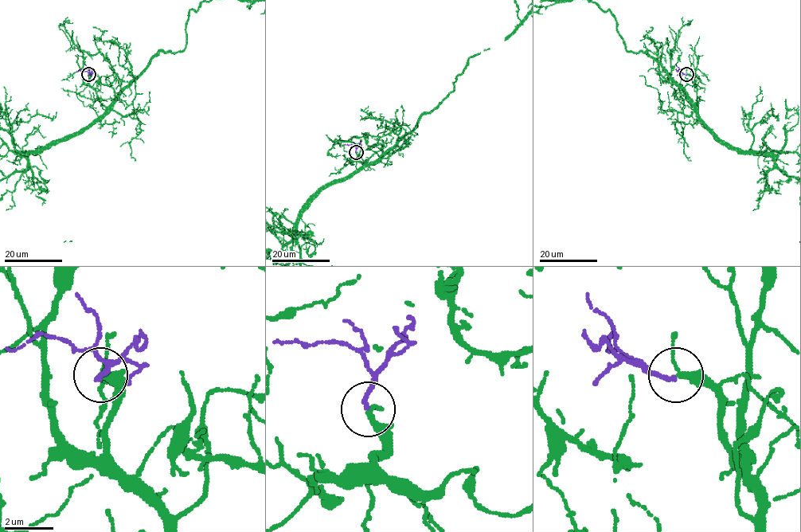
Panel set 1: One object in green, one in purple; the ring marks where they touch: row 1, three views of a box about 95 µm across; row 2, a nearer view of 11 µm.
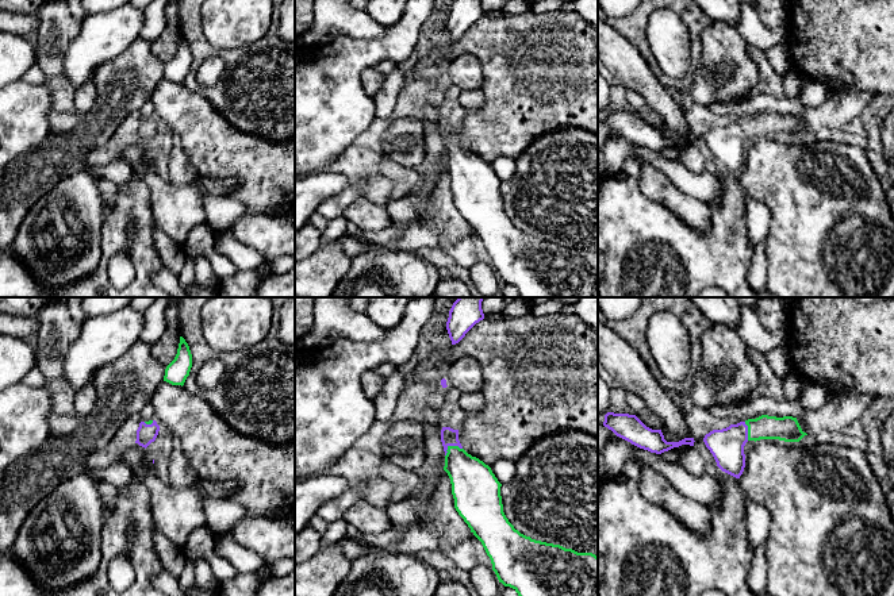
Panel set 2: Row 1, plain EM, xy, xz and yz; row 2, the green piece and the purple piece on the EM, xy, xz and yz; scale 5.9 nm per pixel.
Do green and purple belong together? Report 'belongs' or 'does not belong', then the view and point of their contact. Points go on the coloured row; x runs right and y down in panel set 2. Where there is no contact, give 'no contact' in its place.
belongs; meets green in xz at (451, 446)

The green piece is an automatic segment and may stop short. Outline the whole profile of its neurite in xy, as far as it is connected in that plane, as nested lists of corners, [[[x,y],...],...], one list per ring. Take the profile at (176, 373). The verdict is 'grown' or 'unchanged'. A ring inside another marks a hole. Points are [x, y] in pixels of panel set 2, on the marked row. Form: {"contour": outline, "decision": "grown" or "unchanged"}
{"contour": [[[180,337],[180,343],[174,359],[166,366],[164,381],[172,385],[184,385],[192,368],[192,354],[188,343]]], "decision": "unchanged"}

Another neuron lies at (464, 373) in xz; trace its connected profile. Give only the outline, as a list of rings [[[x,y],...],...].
[[[461,357],[445,365],[448,387],[457,388],[461,393],[477,392],[483,387],[483,372],[479,362],[471,357]]]

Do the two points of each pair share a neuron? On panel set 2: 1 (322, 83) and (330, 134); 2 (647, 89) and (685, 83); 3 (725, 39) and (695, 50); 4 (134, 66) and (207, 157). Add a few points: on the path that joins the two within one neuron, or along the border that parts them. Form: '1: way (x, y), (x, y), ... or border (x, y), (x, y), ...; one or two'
1: way (322, 95), (322, 122); one
2: border (645, 62), (655, 77), (666, 87); two
3: border (712, 22), (699, 35), (701, 60), (693, 80); two
4: border (162, 77), (148, 97); two

